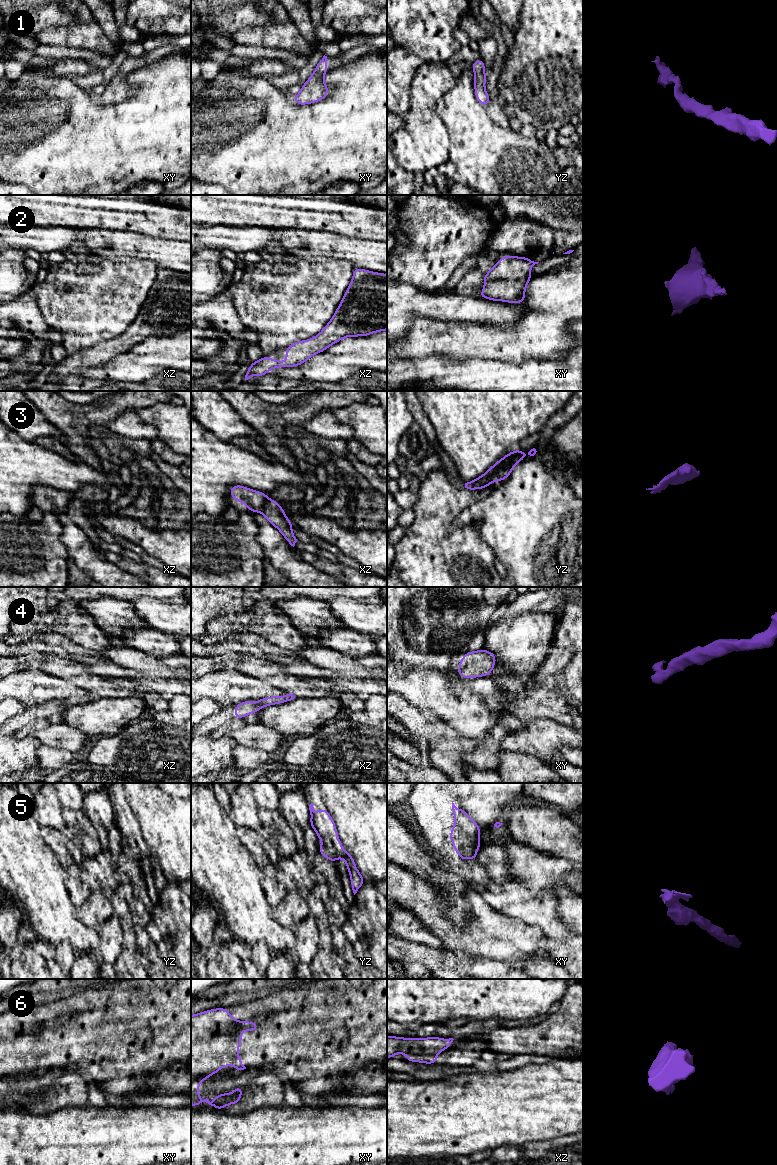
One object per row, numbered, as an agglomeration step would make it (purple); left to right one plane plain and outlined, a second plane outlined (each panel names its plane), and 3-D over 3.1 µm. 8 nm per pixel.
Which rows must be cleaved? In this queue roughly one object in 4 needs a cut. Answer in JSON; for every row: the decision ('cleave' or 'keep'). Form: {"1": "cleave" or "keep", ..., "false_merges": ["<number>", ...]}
{"1": "keep", "2": "keep", "3": "cleave", "4": "keep", "5": "keep", "6": "cleave", "false_merges": ["3", "6"]}

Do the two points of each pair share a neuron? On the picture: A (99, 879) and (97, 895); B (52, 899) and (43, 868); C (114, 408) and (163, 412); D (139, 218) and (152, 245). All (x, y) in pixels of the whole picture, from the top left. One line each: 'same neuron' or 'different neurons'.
A: different neurons
B: same neuron
C: different neurons
D: different neurons

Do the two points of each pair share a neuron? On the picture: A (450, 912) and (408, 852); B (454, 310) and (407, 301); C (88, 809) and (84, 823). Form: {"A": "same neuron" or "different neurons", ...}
{"A": "same neuron", "B": "same neuron", "C": "different neurons"}

